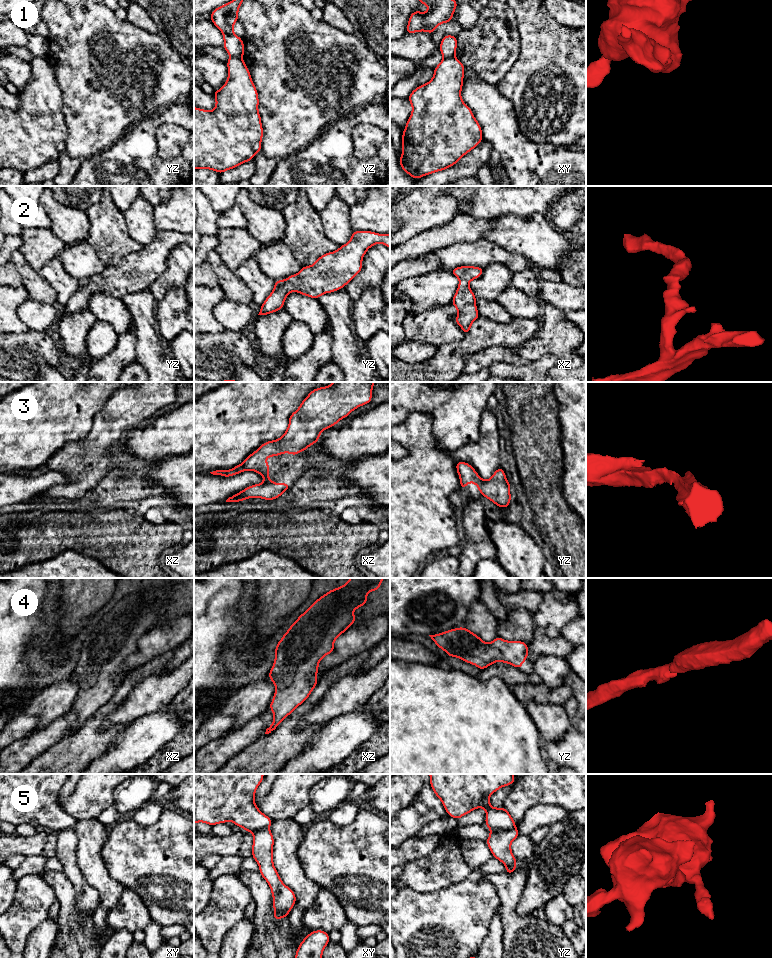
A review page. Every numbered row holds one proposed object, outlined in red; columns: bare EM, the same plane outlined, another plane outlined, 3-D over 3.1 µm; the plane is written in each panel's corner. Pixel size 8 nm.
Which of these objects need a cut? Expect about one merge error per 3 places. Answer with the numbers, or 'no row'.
1, 5

